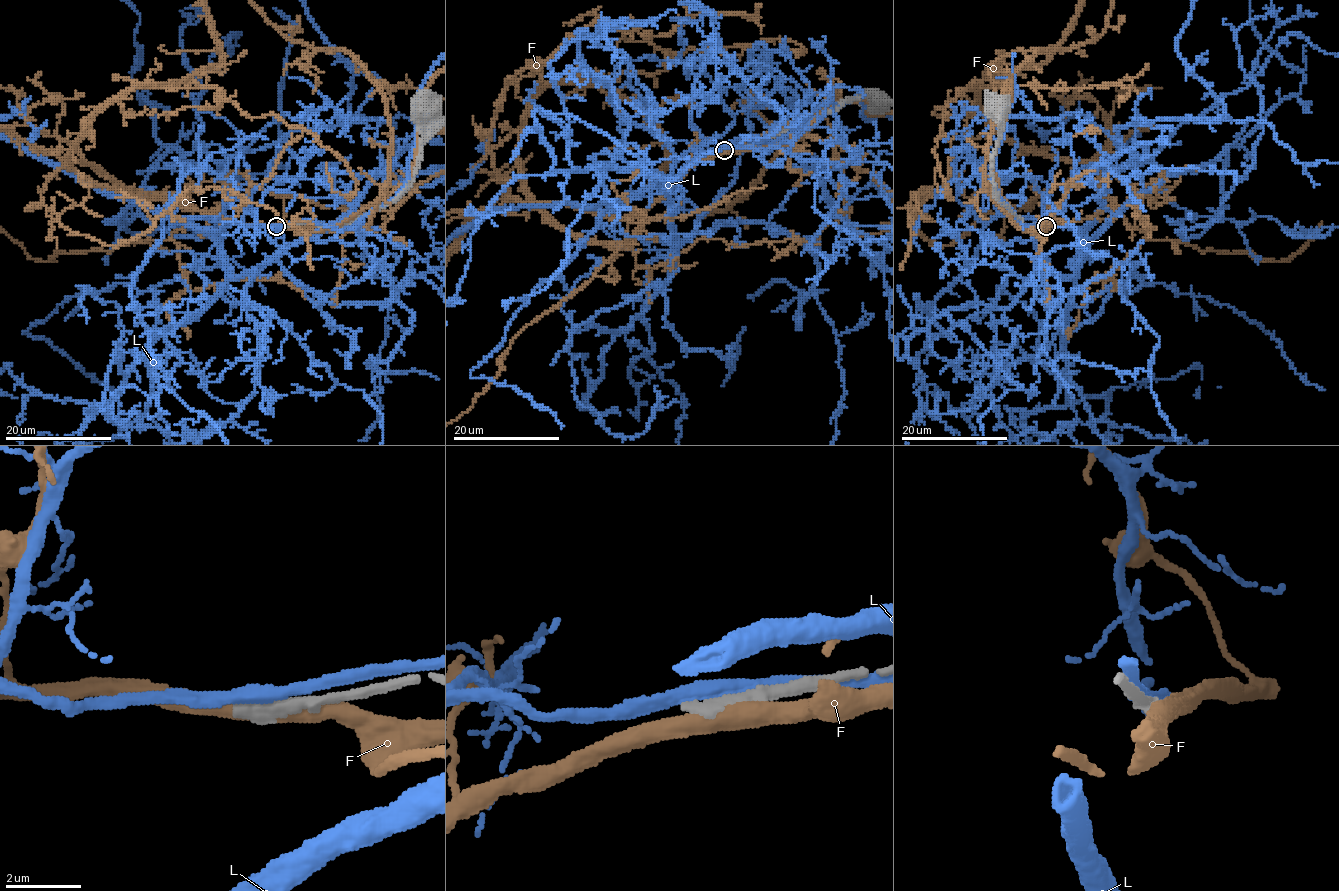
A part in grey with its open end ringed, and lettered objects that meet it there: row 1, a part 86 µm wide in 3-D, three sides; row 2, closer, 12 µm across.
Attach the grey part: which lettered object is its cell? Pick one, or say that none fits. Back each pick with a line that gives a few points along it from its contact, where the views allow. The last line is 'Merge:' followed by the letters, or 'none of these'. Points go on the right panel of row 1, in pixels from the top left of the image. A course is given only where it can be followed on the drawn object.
Merge: none of these

